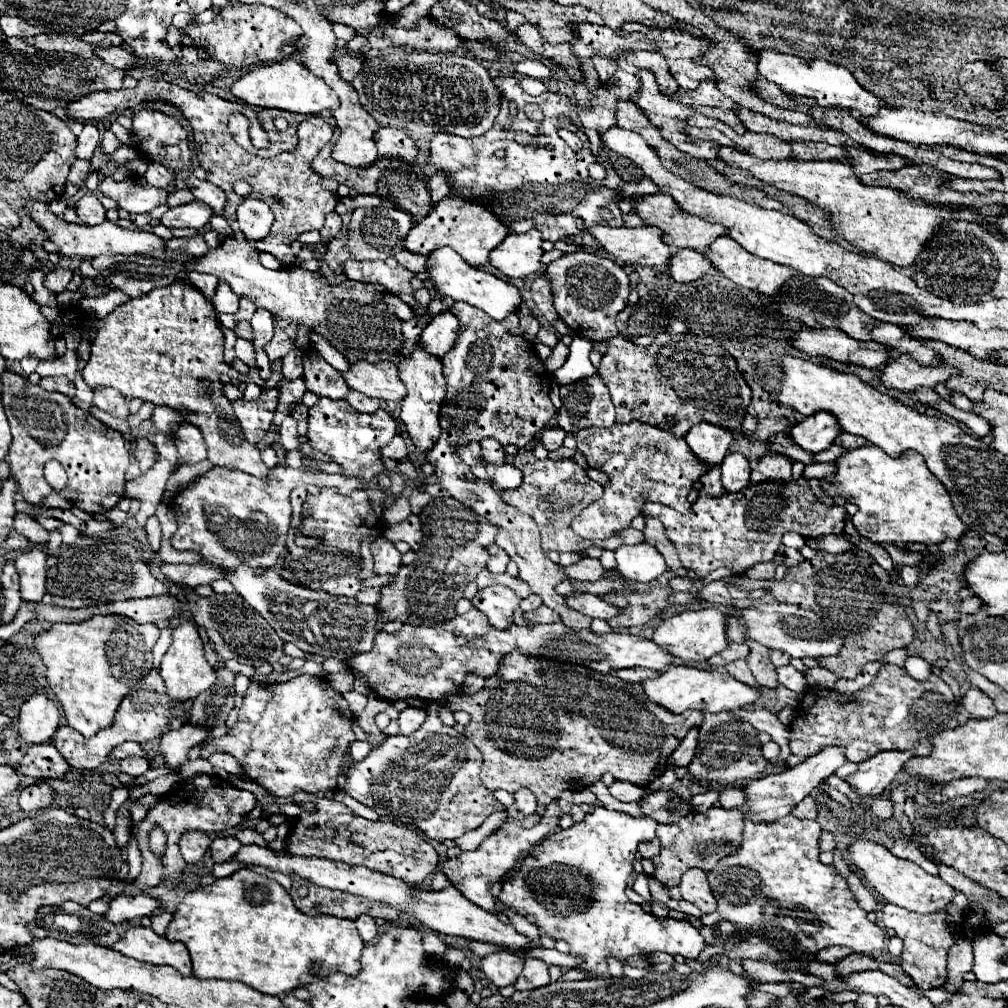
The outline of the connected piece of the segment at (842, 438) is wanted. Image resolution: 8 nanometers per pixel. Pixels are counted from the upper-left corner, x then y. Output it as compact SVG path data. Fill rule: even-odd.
M840 434L838 438L836 438L836 444L838 446L842 446L842 448L846 448L846 450L850 450L850 448L860 448L860 446L866 446L868 442L864 442L862 438L856 438L854 434Z

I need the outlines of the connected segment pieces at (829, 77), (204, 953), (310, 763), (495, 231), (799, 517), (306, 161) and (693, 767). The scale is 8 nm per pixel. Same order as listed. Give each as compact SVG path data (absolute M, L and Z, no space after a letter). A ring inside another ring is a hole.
M756 50L756 56L758 56L758 74L764 76L768 82L774 82L788 94L810 96L810 98L816 98L820 106L842 106L842 108L858 110L860 114L876 114L876 110L884 106L882 100L878 100L874 94L864 90L852 76L852 72L842 66L834 66L826 60L806 62L798 56L780 54L774 50Z
M240 868L228 878L218 878L210 886L200 886L188 892L182 904L176 908L164 936L170 942L182 942L188 948L192 958L192 974L196 978L240 980L254 990L270 996L284 996L334 972L358 976L360 954L364 948L364 942L360 934L356 934L352 920L302 914L296 910L290 894L276 880L256 874L250 868Z
M302 674L284 684L258 684L252 682L244 694L244 704L238 710L238 722L228 730L226 736L214 740L208 738L202 748L202 758L210 758L214 752L226 752L234 756L242 770L266 788L274 798L288 798L296 790L304 792L332 792L336 790L336 778L350 766L350 744L356 740L352 732L354 714L350 712L344 696L332 686L322 682L324 678Z
M446 196L440 200L432 212L422 218L416 226L406 236L406 250L420 254L420 256L430 256L436 248L450 246L454 248L470 266L480 268L488 262L490 252L508 236L508 228L482 204L476 204L472 200L458 200L454 196Z
M804 478L798 482L764 482L760 486L748 486L740 490L740 494L722 494L720 498L708 498L700 492L688 514L646 502L640 514L662 522L668 540L676 546L682 566L702 578L720 566L730 568L734 574L744 574L758 562L770 562L784 532L792 530L804 538L842 534L846 522L846 510L818 502Z
M142 78L138 82L138 86L132 90L124 88L124 90L118 90L116 94L96 92L96 94L78 98L66 106L64 114L68 114L68 118L78 120L78 122L92 122L92 120L100 122L112 114L120 114L124 110L134 110L142 102L156 102L156 100L176 106L182 112L182 116L190 122L190 128L193 132L192 144L196 148L198 164L206 170L206 180L226 192L226 208L224 208L222 216L230 224L234 236L238 240L244 240L244 234L236 222L236 208L242 204L244 198L234 194L232 184L236 180L246 180L254 188L252 198L264 200L274 212L274 224L272 224L270 234L266 238L258 240L254 248L258 252L270 252L282 264L294 264L290 242L294 242L302 232L320 230L324 226L326 214L334 212L334 206L338 202L338 194L336 194L338 182L322 178L320 174L312 172L312 168L310 168L310 160L320 152L323 145L332 140L330 124L324 122L320 116L311 116L300 123L297 128L298 145L303 145L298 150L283 152L273 158L258 158L258 156L246 152L244 148L236 146L234 138L228 132L230 114L244 114L246 118L254 118L258 110L252 110L252 106L242 106L240 102L222 100L214 94L206 94L206 92L196 94L196 92L184 90L176 84L161 79L150 80L150 78ZM322 122L324 122L324 126L320 126ZM274 196L280 196L280 204L274 200Z
M720 712L720 714L704 714L704 724L698 734L698 748L696 756L688 766L688 772L696 780L704 782L716 782L722 786L740 782L740 780L754 780L762 776L768 760L762 756L760 740L756 736L756 728L740 718L736 718L732 712Z

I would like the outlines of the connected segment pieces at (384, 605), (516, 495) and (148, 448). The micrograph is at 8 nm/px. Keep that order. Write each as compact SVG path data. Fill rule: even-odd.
M434 498L424 510L420 512L420 522L422 522L422 534L424 534L424 546L418 548L416 558L420 558L420 566L402 566L396 578L380 588L380 602L376 604L378 608L378 622L402 622L402 624L440 624L446 622L448 618L454 618L454 606L456 602L464 596L464 588L468 582L476 580L480 570L486 566L490 554L488 546L494 544L496 538L496 526L482 518L480 514L472 512L468 506L454 498Z
M520 450L514 456L512 464L518 470L522 470L522 484L516 490L502 492L502 500L534 518L534 522L538 524L540 534L542 534L542 550L544 552L552 552L552 550L556 550L556 552L584 552L590 546L616 550L622 544L644 542L644 534L634 528L628 528L616 536L610 536L608 540L584 540L570 530L570 522L574 520L574 516L580 510L584 510L588 504L592 504L596 498L602 496L602 486L598 482L590 480L586 476L586 472L572 458L558 460L558 462L538 460L538 458L534 458L534 454L530 450ZM526 484L530 488L526 488Z
M142 438L142 440L138 440L134 456L136 456L138 464L140 464L140 474L146 474L156 462L156 448L154 448L154 444L150 440Z

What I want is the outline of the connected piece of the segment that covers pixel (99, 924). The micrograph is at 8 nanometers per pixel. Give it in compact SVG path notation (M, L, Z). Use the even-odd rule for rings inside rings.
M66 902L62 908L48 908L48 912L40 914L40 926L46 926L48 936L60 938L60 940L66 940L72 944L96 942L102 946L112 946L114 942L120 940L116 926L110 920L106 920L104 916L98 916L98 914L92 914L88 908L82 908L80 904L74 904L74 902ZM58 912L78 916L78 926L74 932L54 924L54 914L58 914Z

